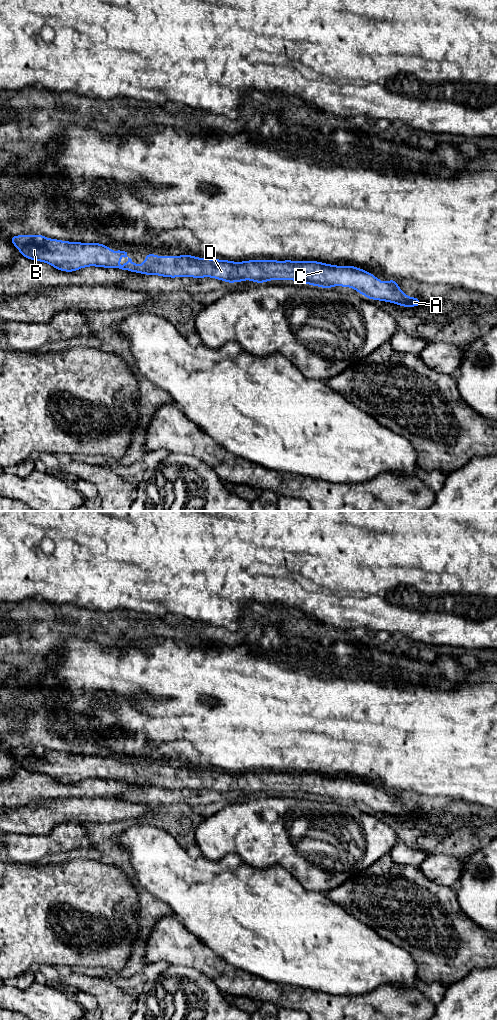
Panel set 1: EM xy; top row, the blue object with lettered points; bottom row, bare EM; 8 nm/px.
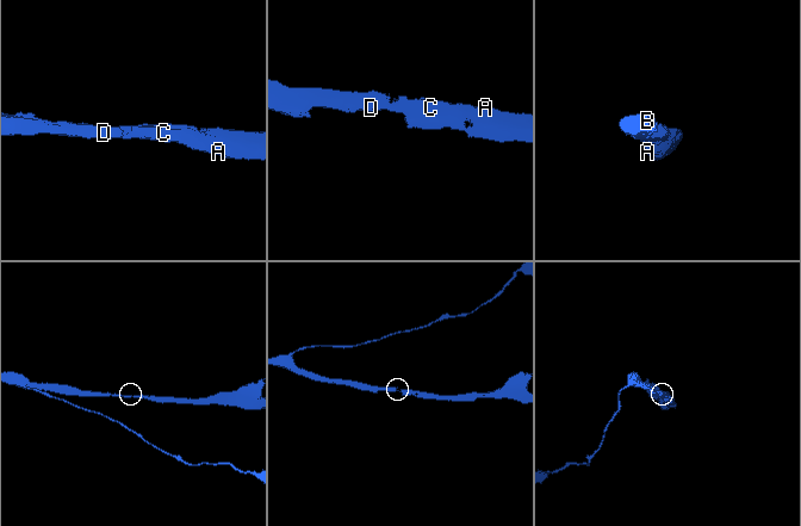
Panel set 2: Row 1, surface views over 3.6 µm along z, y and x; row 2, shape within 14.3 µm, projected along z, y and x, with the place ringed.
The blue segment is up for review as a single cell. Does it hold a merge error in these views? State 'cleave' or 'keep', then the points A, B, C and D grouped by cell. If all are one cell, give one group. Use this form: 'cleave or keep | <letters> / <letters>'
keep | A B C D

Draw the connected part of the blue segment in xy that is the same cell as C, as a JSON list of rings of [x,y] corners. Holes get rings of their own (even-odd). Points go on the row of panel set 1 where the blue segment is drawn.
[[[44,235],[9,236],[11,243],[23,257],[45,262],[57,270],[75,272],[81,268],[95,266],[119,268],[129,272],[162,277],[210,277],[229,284],[250,279],[253,283],[291,279],[298,283],[330,289],[333,286],[350,287],[370,300],[396,303],[402,307],[421,307],[420,297],[409,297],[403,293],[397,280],[389,278],[388,284],[372,273],[352,265],[336,266],[320,261],[292,261],[261,258],[234,262],[214,258],[145,255],[142,265],[136,265],[125,251],[113,252],[101,243],[82,243],[49,239]],[[120,256],[128,258],[125,265],[116,265]]]

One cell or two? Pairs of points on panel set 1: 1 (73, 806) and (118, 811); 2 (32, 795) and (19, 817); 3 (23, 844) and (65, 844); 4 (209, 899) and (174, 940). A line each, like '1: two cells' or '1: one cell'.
1: one cell
2: two cells
3: one cell
4: two cells

